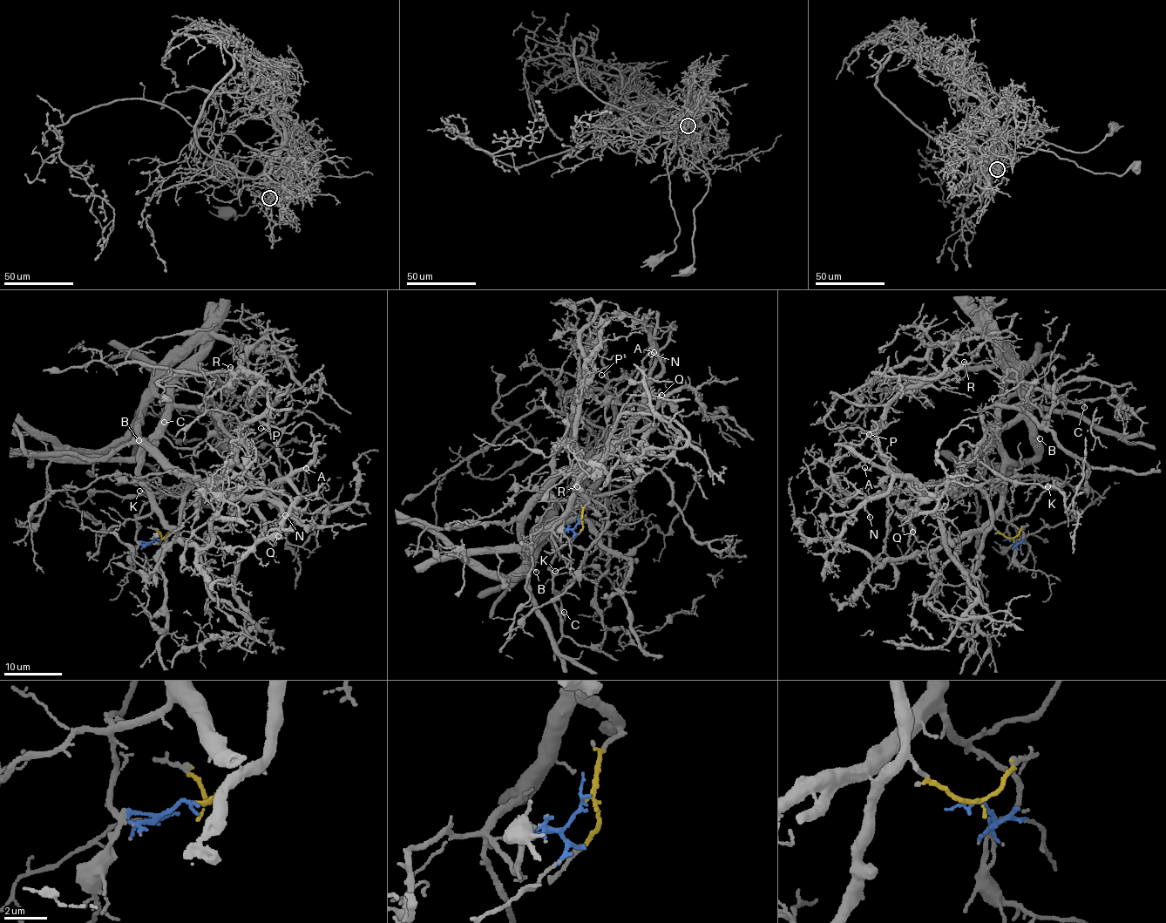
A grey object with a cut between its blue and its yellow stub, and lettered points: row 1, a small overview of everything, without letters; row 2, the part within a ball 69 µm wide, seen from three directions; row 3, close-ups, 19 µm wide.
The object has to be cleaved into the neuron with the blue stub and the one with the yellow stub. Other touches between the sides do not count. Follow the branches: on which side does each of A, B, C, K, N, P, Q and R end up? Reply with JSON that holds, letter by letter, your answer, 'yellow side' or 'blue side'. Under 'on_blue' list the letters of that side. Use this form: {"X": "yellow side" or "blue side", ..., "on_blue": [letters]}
{"A": "yellow side", "B": "yellow side", "C": "blue side", "K": "blue side", "N": "yellow side", "P": "yellow side", "Q": "yellow side", "R": "blue side", "on_blue": ["C", "K", "R"]}

